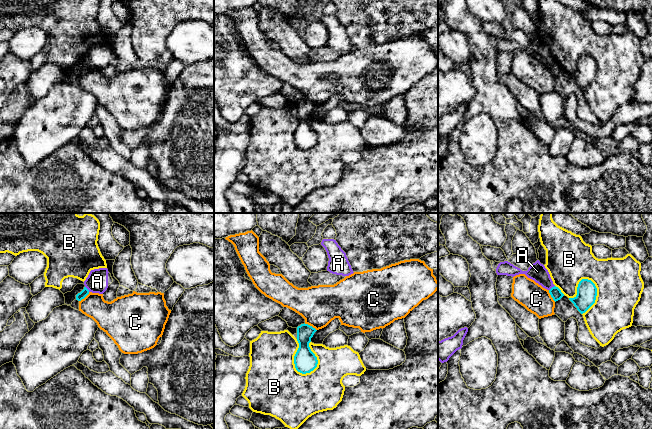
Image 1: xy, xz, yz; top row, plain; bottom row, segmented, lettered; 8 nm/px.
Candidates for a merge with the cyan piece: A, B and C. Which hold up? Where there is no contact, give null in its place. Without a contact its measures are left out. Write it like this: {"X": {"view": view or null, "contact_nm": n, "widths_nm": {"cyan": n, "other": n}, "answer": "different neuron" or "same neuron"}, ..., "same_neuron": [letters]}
{"A": {"view": "yz", "contact_nm": 60, "widths_nm": {"cyan": 90, "other": 140}, "answer": "different neuron"}, "B": {"view": "xz", "contact_nm": 300, "widths_nm": {"cyan": 180, "other": 440}, "answer": "different neuron"}, "C": {"view": "xz", "contact_nm": 120, "widths_nm": {"cyan": 150, "other": 320}, "answer": "different neuron"}, "same_neuron": []}

